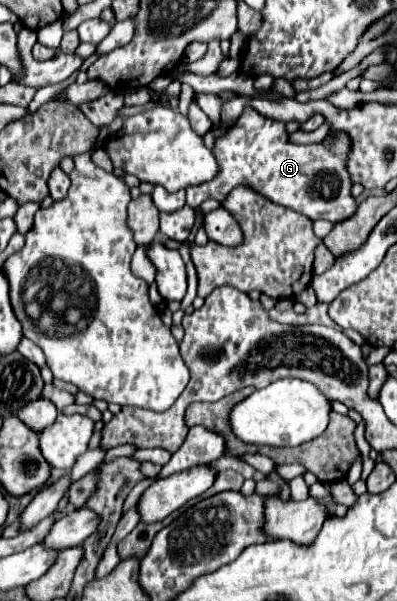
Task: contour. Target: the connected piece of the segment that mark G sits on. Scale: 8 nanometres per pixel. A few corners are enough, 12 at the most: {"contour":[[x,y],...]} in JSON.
{"contour":[[244,108],[218,138],[220,174],[186,202],[250,186],[310,220],[356,214],[348,136],[294,146]]}

